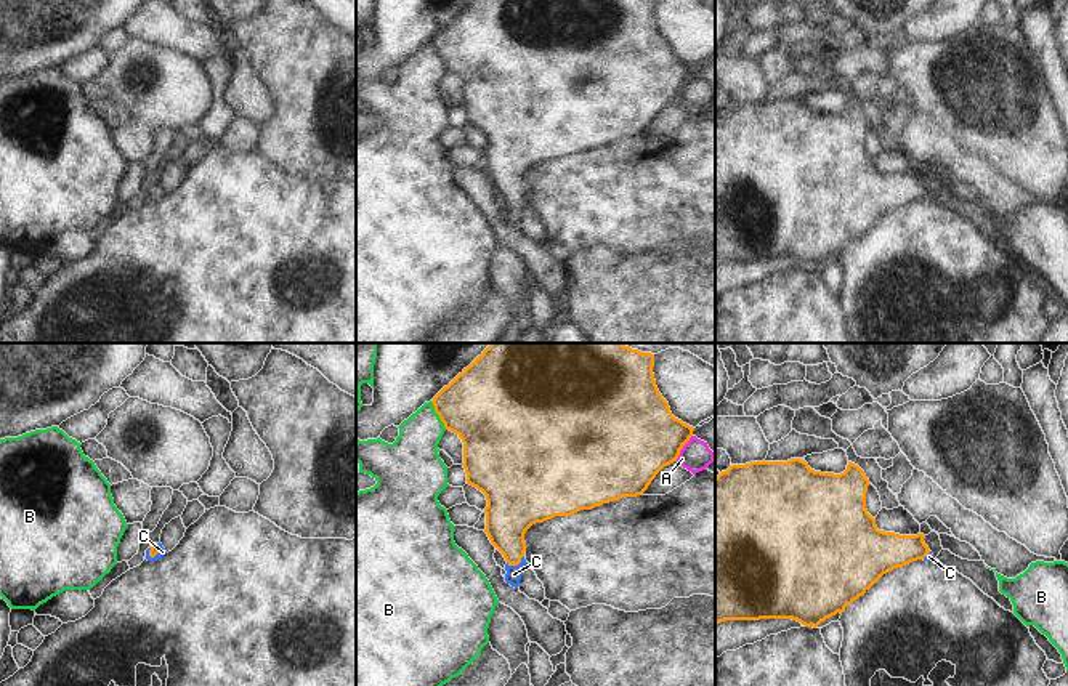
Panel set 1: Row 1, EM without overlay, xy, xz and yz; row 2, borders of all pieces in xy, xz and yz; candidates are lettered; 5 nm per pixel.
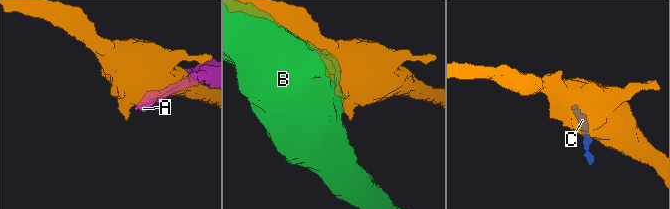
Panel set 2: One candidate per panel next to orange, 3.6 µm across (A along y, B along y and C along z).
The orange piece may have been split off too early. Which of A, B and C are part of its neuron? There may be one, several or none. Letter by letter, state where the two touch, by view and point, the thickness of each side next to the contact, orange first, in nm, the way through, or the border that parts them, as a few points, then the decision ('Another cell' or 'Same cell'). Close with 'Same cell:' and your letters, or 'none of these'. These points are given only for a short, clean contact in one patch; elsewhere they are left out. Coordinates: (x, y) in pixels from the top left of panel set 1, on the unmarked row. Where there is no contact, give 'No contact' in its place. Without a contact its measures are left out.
A: Touches orange at xz (682, 88). Thickness 440 nm (orange) against 150 nm. Another cell
B: Touches orange at xz (438, 55). Thickness 400 nm (orange) against 240 nm. Another cell
C: Touches orange at xz (517, 205). Thickness 220 nm (orange) against 80 nm. Path across: xz (509, 157), (509, 181), (517, 205), (513, 215). Same cell
Same cell: C

